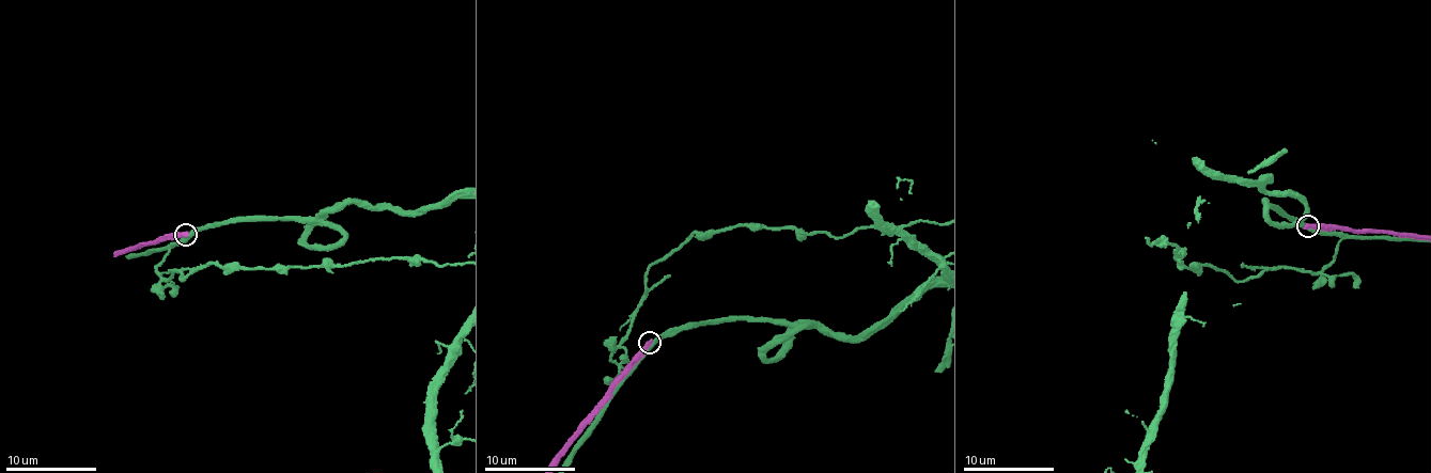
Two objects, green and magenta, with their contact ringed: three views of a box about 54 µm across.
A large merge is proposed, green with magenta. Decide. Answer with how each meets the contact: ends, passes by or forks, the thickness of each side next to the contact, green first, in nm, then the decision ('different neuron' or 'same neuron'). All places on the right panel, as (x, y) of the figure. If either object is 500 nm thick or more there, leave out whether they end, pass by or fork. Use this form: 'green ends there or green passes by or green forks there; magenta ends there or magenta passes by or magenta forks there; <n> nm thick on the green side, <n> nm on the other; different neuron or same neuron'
green passes by; magenta ends there; 360 nm thick on the green side, 400 nm on the other; different neuron

